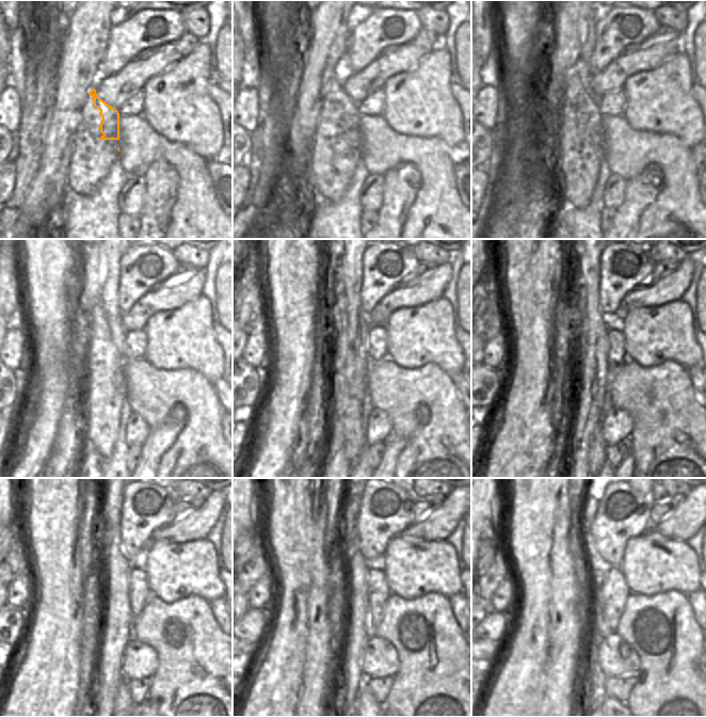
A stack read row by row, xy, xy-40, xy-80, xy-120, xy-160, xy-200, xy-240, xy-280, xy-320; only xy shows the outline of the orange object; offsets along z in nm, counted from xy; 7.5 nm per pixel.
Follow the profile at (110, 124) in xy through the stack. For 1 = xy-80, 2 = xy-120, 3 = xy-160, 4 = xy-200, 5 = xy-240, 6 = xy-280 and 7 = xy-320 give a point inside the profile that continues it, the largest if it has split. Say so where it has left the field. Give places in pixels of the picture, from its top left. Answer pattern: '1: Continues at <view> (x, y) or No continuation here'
1: Continues at xy-80 (590, 124)
2: Continues at xy-120 (106, 327)
3: Continues at xy-160 (349, 331)
4: Continues at xy-200 (590, 331)
5: Continues at xy-240 (115, 568)
6: Continues at xy-280 (355, 567)
7: Continues at xy-320 (595, 623).

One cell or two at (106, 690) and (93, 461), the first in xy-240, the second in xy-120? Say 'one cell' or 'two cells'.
one cell

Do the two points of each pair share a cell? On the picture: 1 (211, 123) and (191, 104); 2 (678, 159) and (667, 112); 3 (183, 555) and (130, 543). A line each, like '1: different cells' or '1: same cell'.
1: same cell
2: different cells
3: different cells

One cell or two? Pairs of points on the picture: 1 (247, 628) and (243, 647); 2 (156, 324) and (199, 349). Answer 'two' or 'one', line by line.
1: two
2: one

